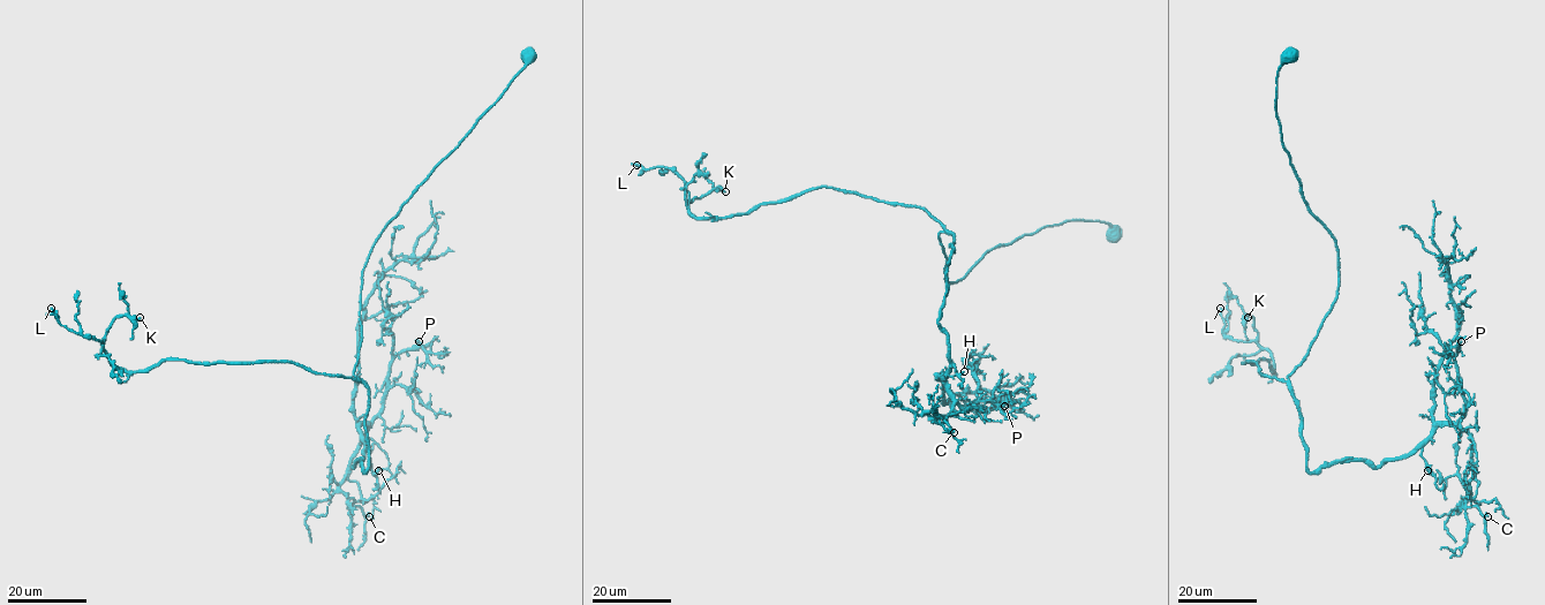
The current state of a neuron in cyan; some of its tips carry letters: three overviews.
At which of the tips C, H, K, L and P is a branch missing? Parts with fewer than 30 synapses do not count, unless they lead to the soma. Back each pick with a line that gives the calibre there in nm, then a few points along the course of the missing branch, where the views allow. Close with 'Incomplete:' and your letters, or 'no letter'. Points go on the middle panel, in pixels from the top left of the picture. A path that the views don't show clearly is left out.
K: 200 nm thick; missing branch runs (725, 191), (753, 196), (755, 180), (741, 164), (730, 158), (718, 158)
Incomplete: K

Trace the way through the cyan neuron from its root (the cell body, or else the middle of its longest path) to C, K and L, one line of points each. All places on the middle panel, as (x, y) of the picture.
C: (1114, 235), (1044, 226), (947, 282), (939, 234), (954, 237), (937, 320), (952, 409), (924, 414), (954, 432)
K: (1114, 235), (1044, 226), (947, 282), (947, 231), (922, 209), (819, 187), (690, 211), (725, 191)
L: (1114, 235), (1044, 226), (947, 282), (947, 231), (922, 209), (819, 187), (695, 217), (676, 173), (637, 165)

